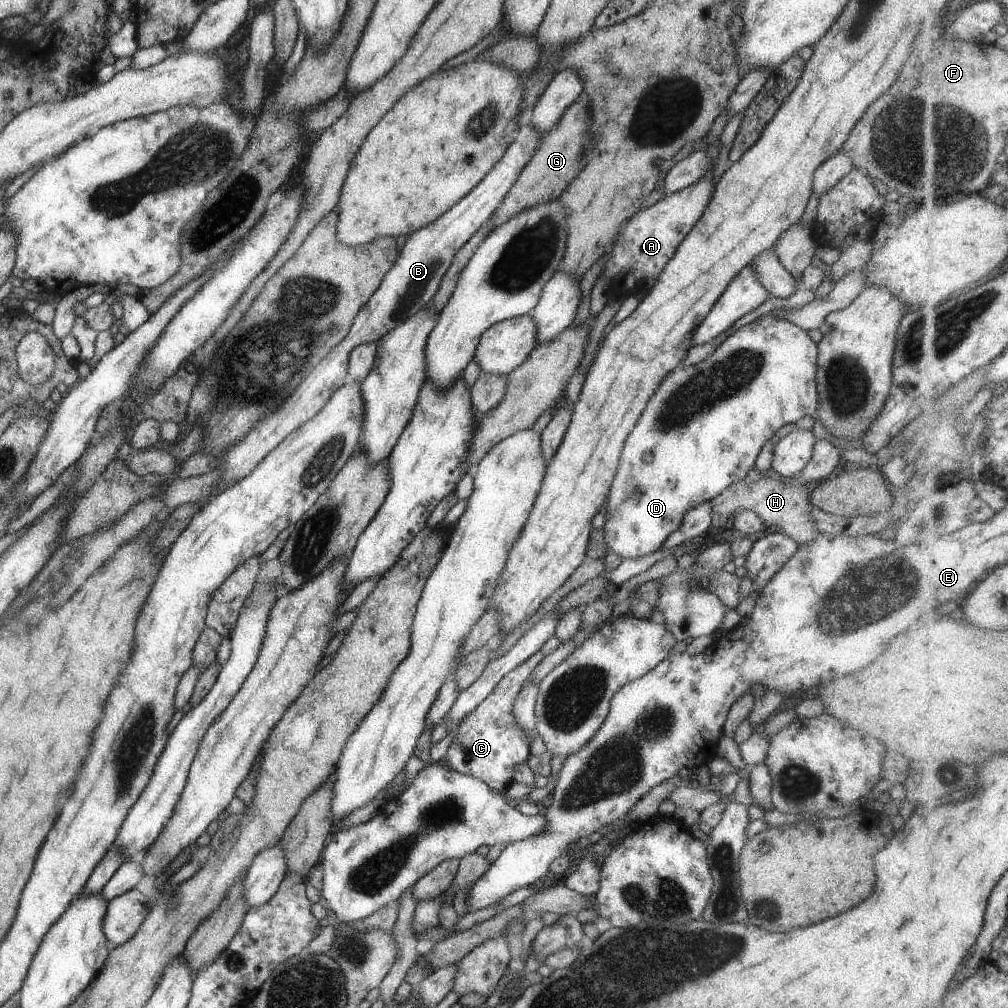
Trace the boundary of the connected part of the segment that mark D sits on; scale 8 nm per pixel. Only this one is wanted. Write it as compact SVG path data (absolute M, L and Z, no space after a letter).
M774 309L726 337L716 347L716 350L713 350L712 354L708 355L708 358L687 367L678 366L665 377L652 395L652 398L648 401L644 412L640 415L636 426L628 435L628 438L626 438L626 442L621 450L618 470L612 481L612 486L604 506L608 516L603 527L605 530L607 554L616 553L618 557L622 557L624 560L637 559L656 551L658 547L662 546L667 536L681 525L686 511L694 508L697 504L709 501L731 484L742 481L746 474L748 474L748 471L755 466L755 460L760 449L775 435L777 430L787 425L794 425L797 420L804 418L804 416L815 416L819 405L816 378L818 355L819 348L808 335L808 331L778 317L777 310Z

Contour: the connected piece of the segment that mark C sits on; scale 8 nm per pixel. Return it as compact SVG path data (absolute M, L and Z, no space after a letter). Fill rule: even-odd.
M536 651L528 660L525 660L510 672L507 672L492 689L492 692L463 718L459 724L458 735L453 740L452 745L445 755L444 762L446 762L448 768L464 774L477 776L495 791L504 793L509 788L513 782L514 769L530 756L530 742L534 738L534 735L526 733L516 722L513 716L513 704L517 699L518 693L525 686L526 679L544 657L541 651Z

